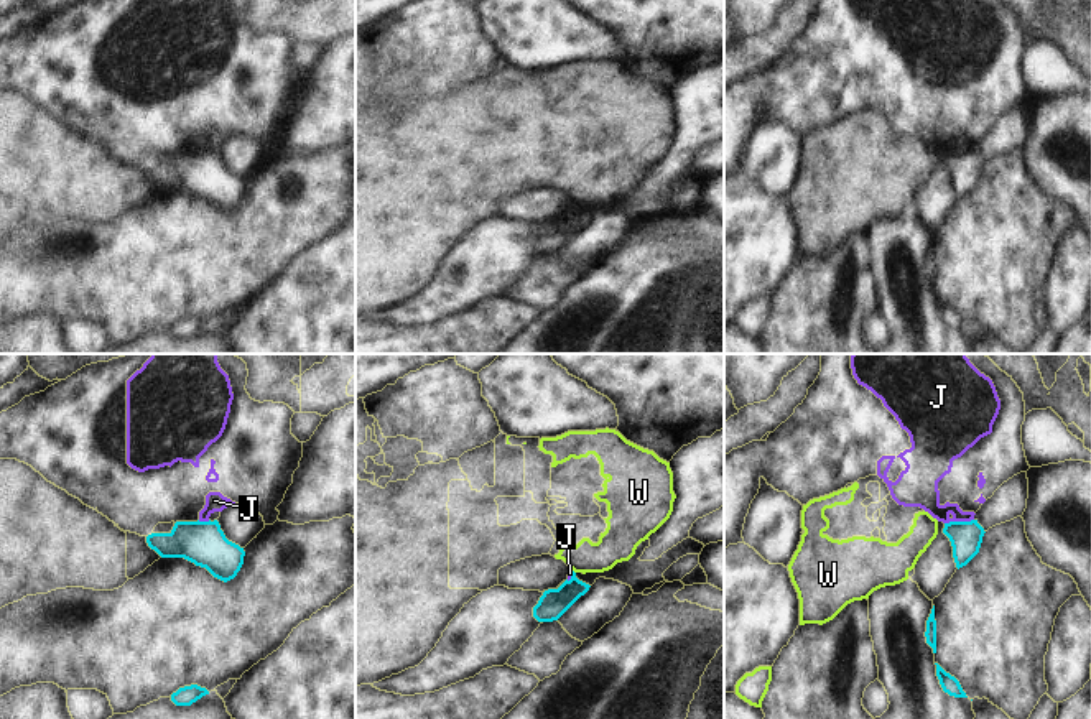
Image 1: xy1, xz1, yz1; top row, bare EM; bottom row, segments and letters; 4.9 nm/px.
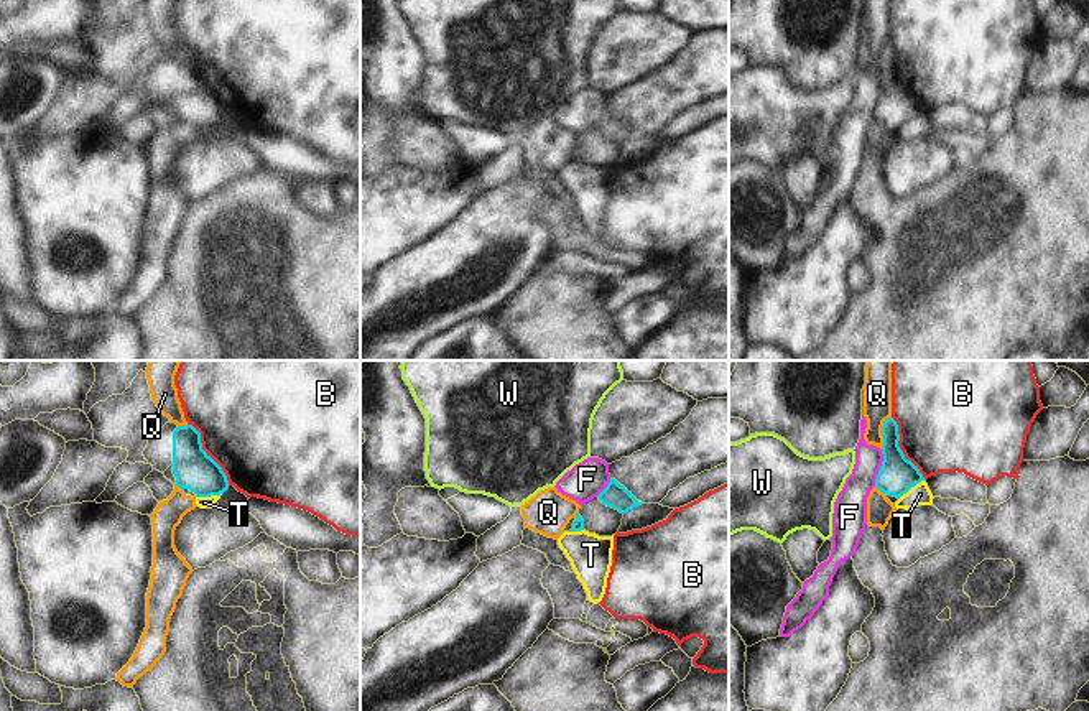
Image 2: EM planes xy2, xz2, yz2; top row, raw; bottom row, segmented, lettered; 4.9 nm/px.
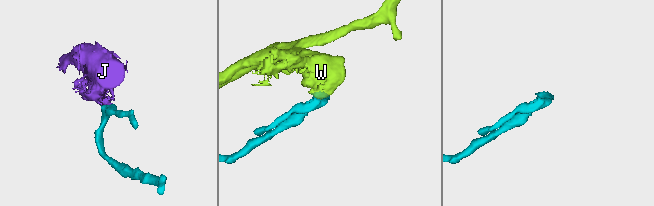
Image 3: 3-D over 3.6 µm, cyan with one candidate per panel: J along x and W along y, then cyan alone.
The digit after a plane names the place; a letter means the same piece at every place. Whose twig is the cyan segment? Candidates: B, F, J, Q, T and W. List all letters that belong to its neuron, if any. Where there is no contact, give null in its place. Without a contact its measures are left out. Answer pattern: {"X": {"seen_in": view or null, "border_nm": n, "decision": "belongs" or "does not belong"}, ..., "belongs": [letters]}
{"B": {"seen_in": "xy2", "border_nm": 360, "decision": "does not belong"}, "F": {"seen_in": "yz2", "border_nm": 190, "decision": "does not belong"}, "J": {"seen_in": "yz1", "border_nm": 150, "decision": "does not belong"}, "Q": {"seen_in": "yz2", "border_nm": 180, "decision": "does not belong"}, "T": {"seen_in": "xy2", "border_nm": 130, "decision": "does not belong"}, "W": {"seen_in": "xz1", "border_nm": 30, "decision": "does not belong"}, "belongs": []}

